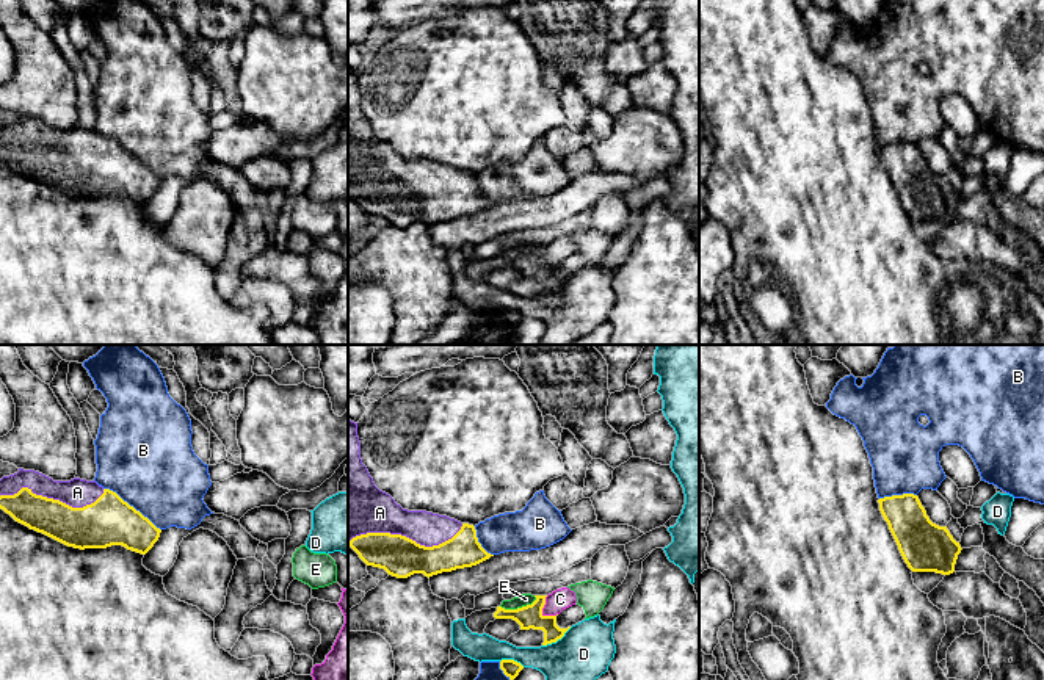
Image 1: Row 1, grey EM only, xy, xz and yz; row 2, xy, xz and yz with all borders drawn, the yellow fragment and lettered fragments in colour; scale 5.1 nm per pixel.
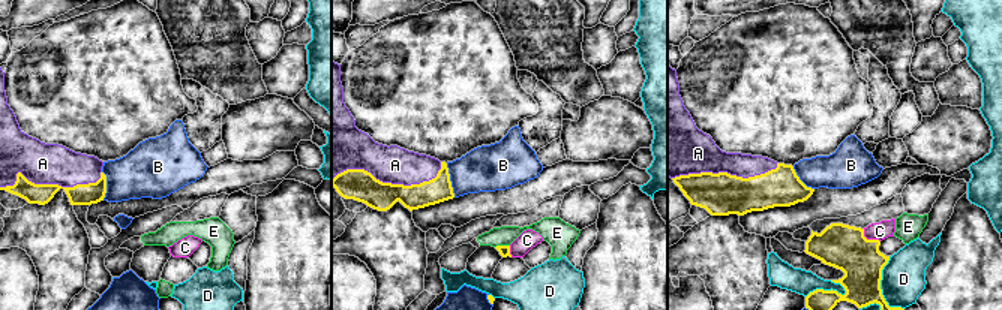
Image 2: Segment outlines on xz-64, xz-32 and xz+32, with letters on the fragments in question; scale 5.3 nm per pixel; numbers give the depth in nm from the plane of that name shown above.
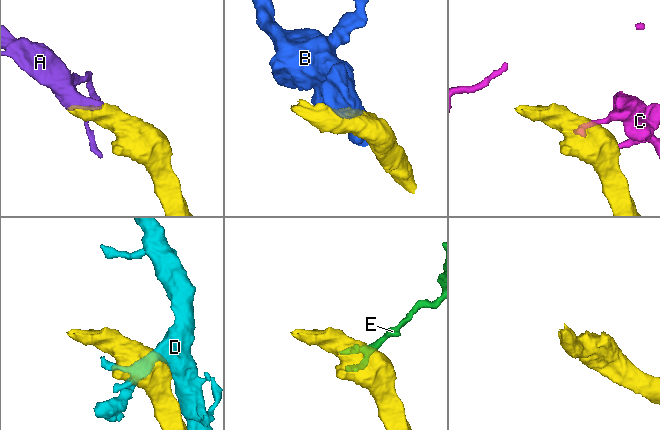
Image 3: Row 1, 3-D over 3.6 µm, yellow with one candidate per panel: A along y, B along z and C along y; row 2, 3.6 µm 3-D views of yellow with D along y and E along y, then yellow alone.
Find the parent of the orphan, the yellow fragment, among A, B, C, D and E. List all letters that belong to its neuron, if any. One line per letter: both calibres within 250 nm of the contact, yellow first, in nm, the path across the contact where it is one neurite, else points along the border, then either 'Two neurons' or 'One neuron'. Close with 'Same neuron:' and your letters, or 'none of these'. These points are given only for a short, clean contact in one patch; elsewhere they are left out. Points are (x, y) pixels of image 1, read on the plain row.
A: Thickness 220 nm (yellow) against 240 nm. One neuron
B: Thickness 260 nm (yellow) against 460 nm. Two neurons
C: Thickness 120 nm (yellow) against 110 nm. Two neurons
D: Thickness 120 nm (yellow) against 280 nm. Two neurons
E: Thickness 120 nm (yellow) against 60 nm. Boundary: xz (536, 246), (530, 253), (516, 257), (500, 256). Two neurons
Same neuron: A

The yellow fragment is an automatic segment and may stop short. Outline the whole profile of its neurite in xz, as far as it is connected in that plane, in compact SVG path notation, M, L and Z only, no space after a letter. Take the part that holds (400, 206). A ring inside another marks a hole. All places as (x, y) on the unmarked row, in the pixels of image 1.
M350 67L348 194L367 215L384 218L397 227L408 227L414 222L423 222L430 227L442 221L477 215L494 205L478 191L473 174L426 160L403 158L389 143L379 139L367 116L362 113L357 72Z

